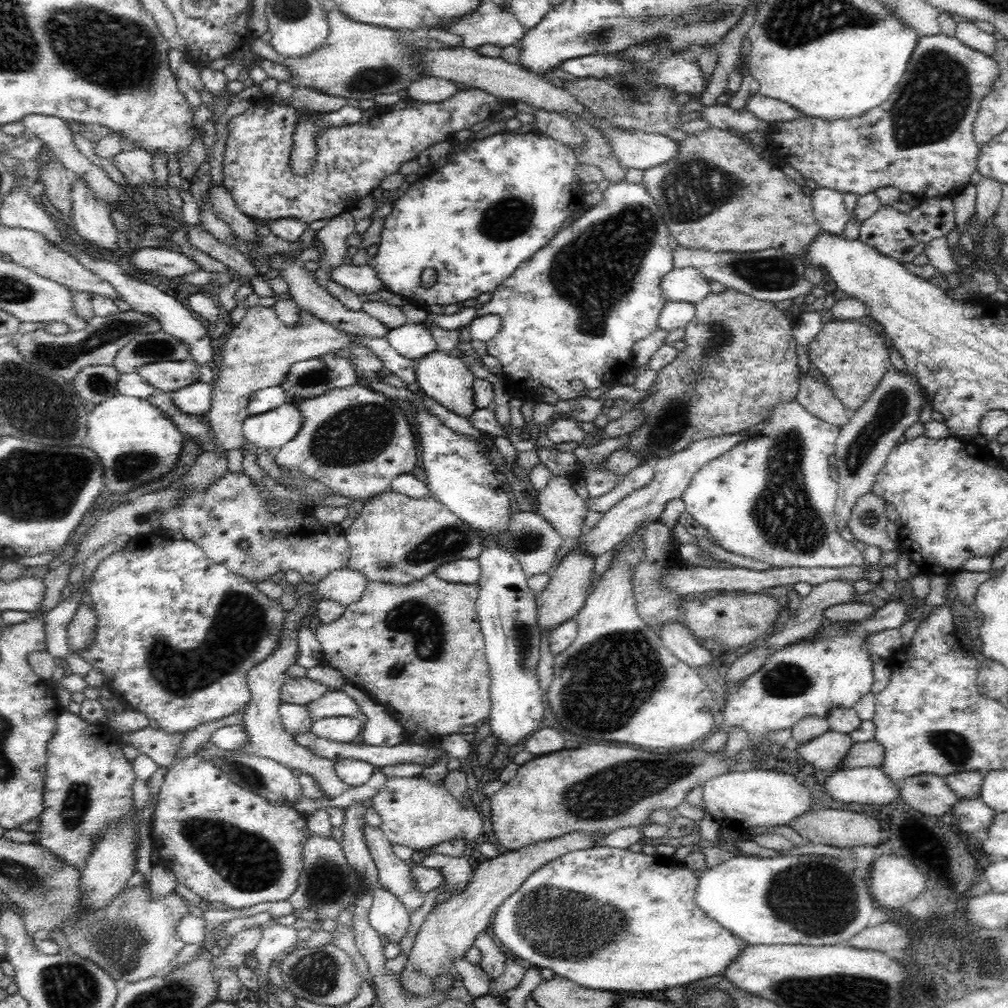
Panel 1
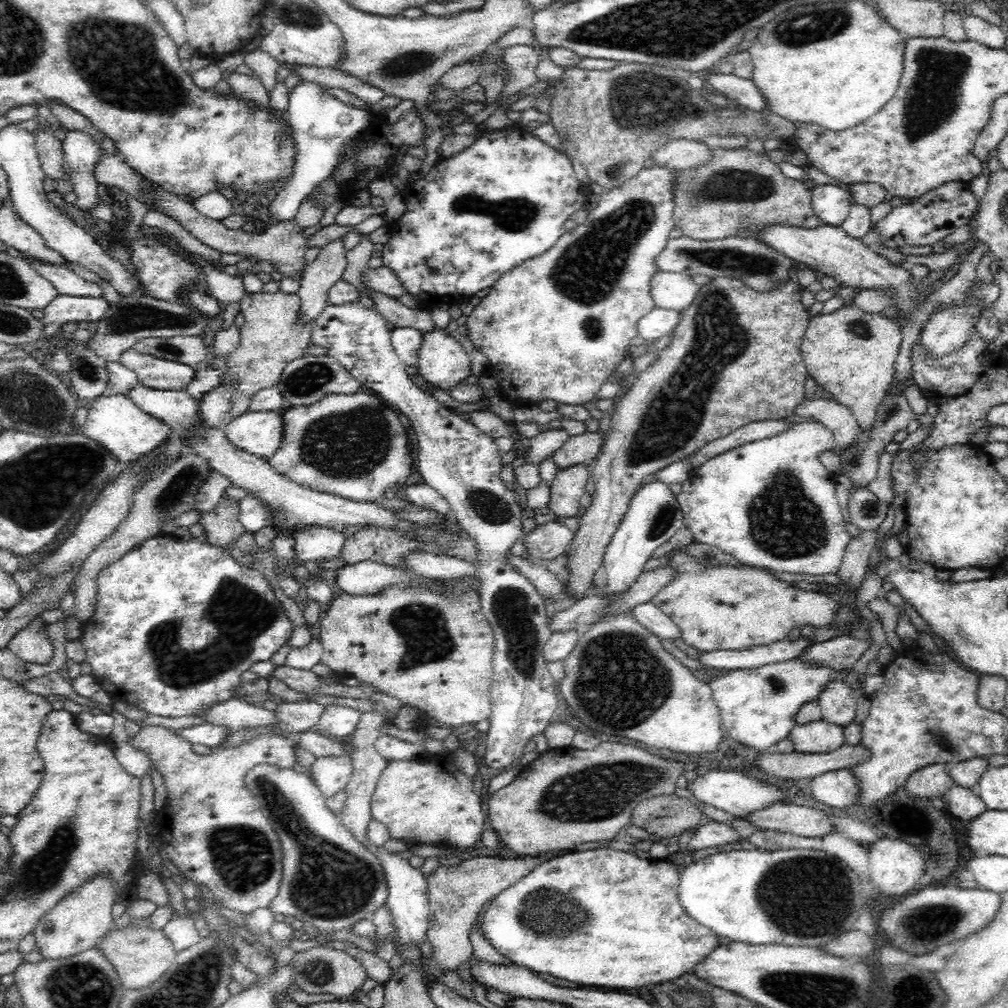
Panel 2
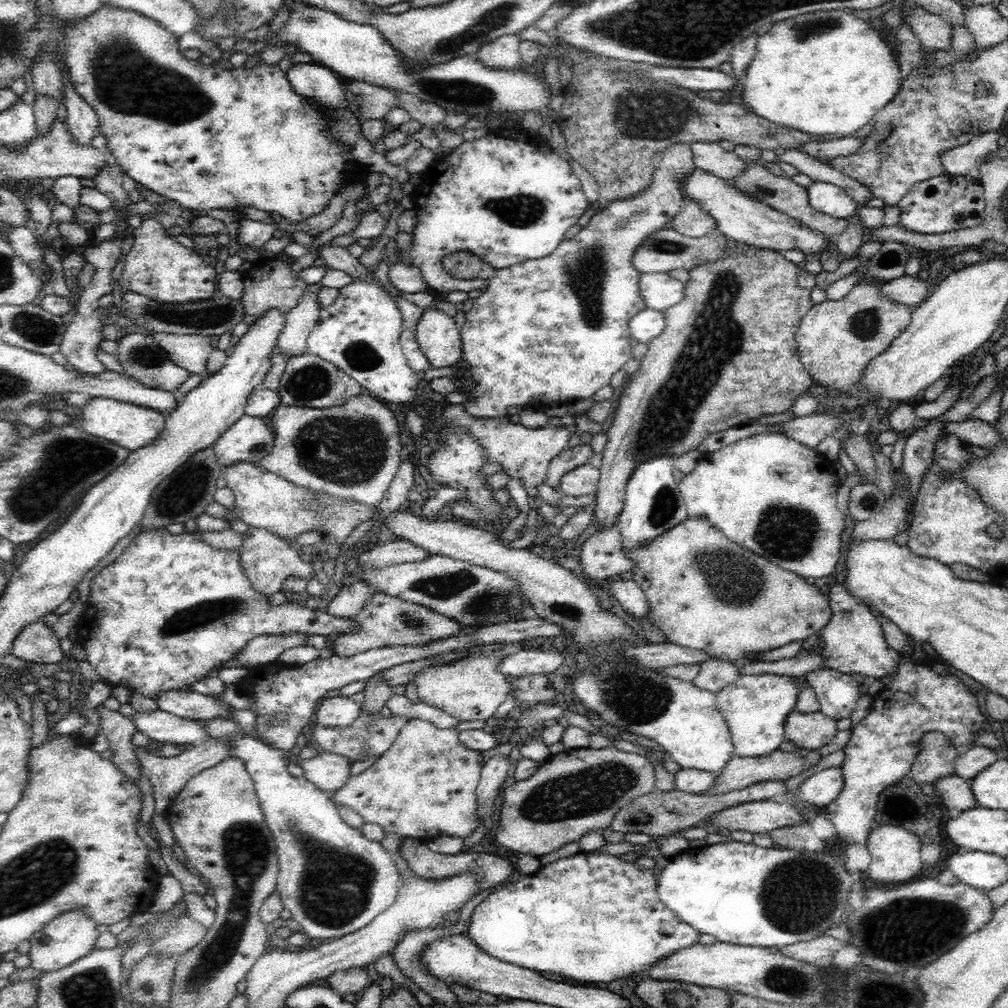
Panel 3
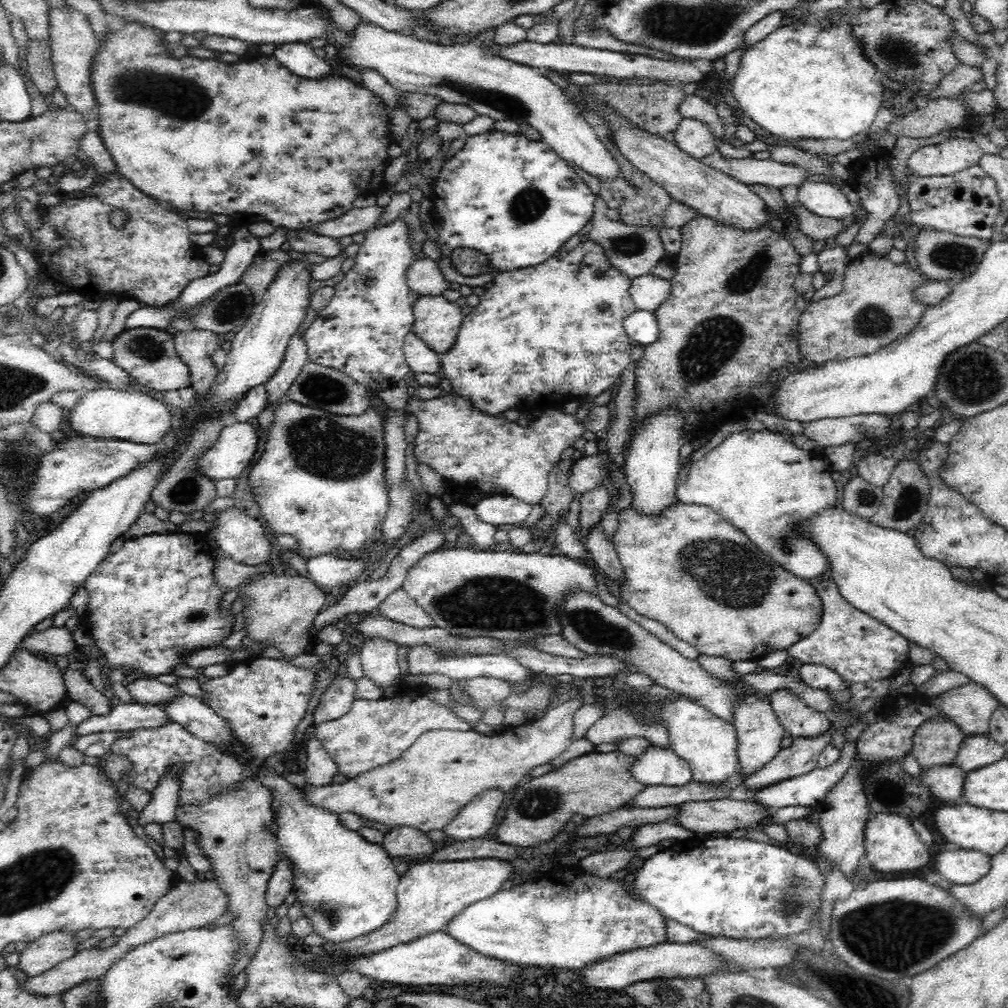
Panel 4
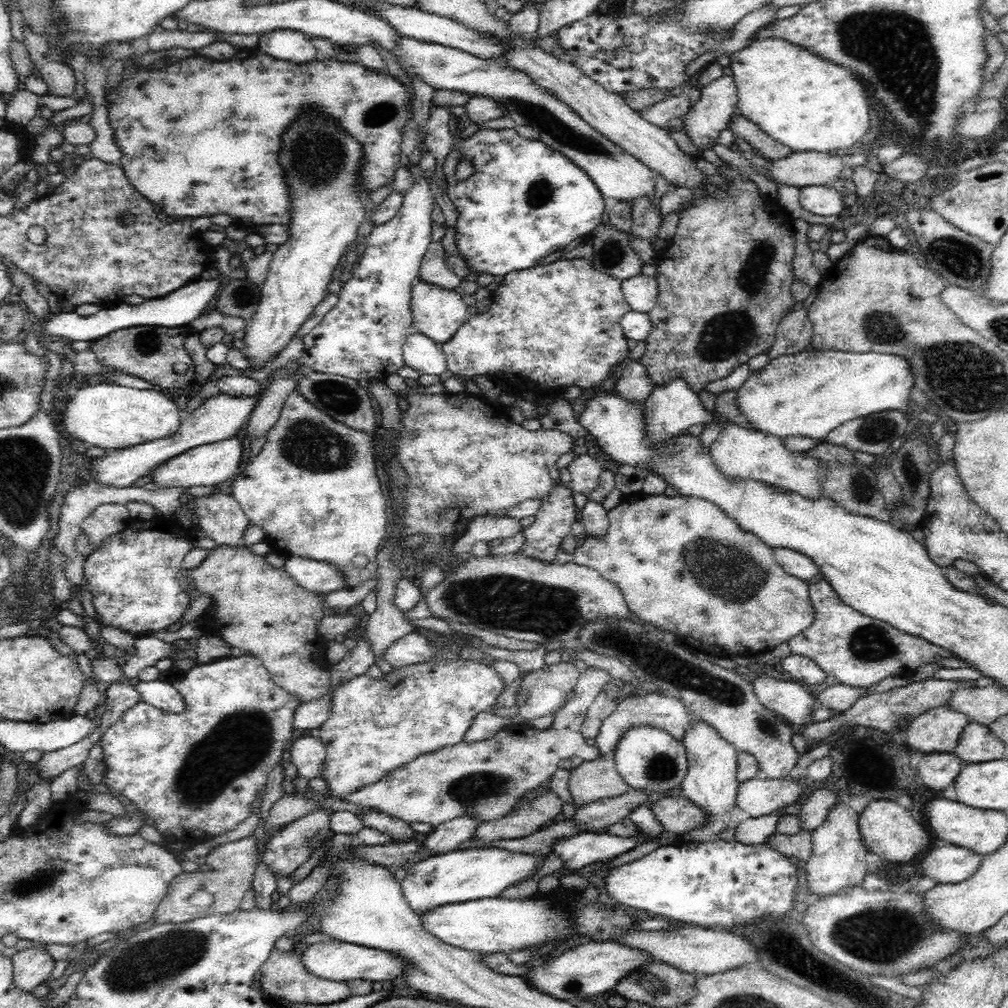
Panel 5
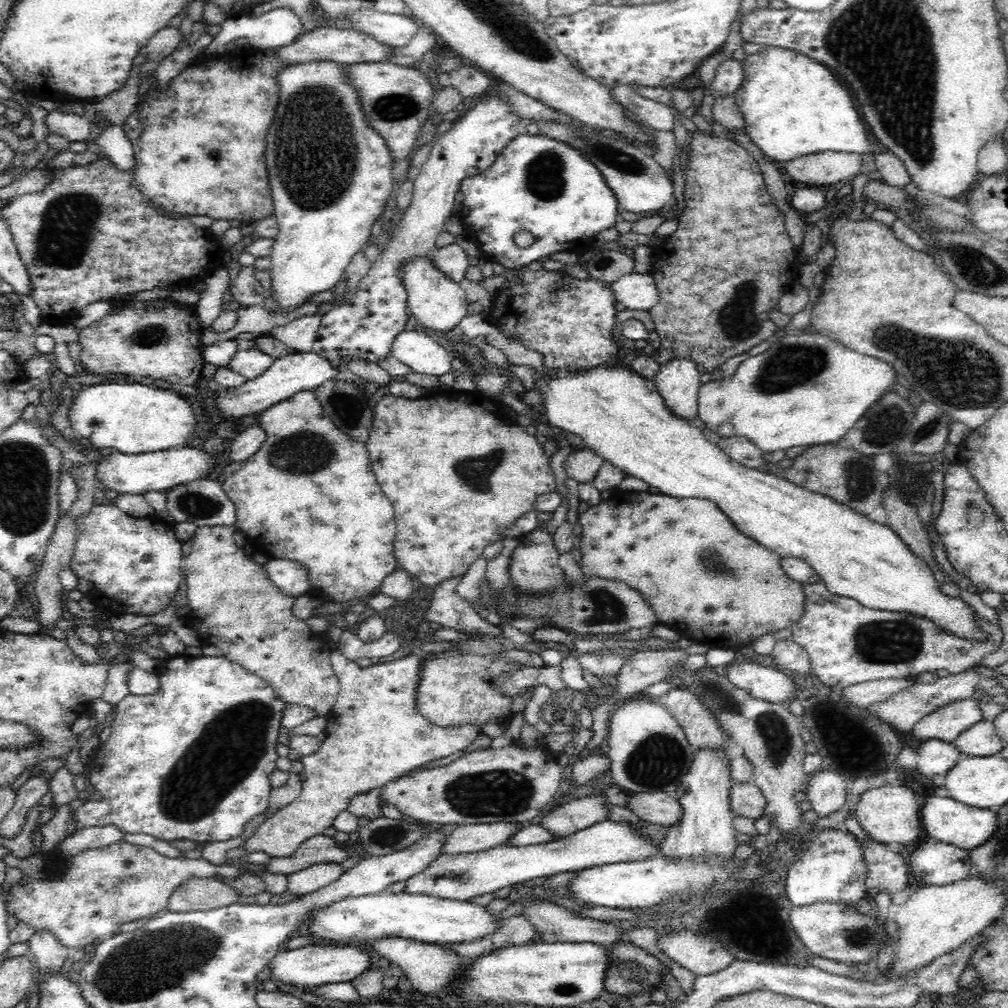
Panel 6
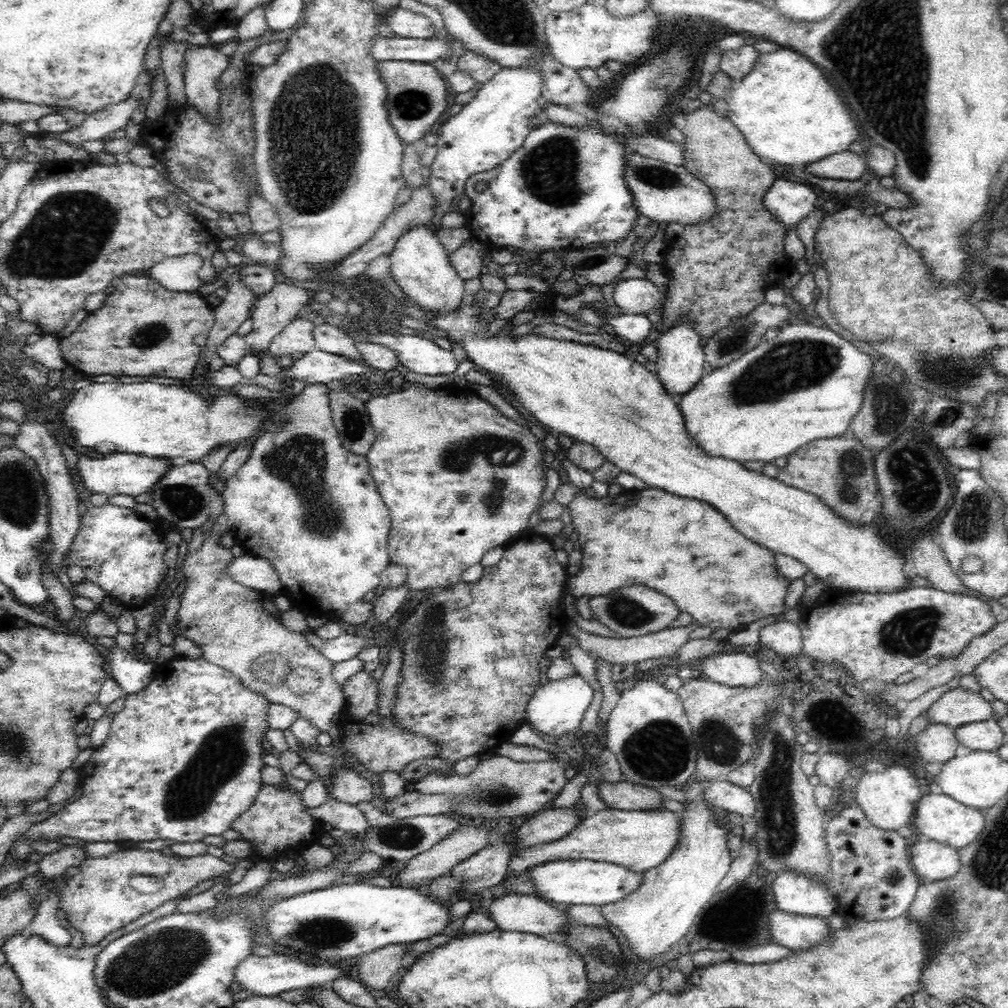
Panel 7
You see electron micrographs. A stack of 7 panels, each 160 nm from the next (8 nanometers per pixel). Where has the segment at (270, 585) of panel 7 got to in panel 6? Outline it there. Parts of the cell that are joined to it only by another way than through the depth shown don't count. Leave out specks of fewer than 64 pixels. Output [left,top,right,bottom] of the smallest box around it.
[262,558,310,597]

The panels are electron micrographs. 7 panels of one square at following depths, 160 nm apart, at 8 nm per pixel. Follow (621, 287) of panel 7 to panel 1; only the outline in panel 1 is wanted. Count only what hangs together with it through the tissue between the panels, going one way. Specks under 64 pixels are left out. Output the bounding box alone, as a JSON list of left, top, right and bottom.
[660,268,711,305]

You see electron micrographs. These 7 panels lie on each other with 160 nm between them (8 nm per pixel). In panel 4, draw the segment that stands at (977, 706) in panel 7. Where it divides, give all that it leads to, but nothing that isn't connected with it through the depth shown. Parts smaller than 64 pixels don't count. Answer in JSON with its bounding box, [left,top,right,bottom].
[911,716,964,770]

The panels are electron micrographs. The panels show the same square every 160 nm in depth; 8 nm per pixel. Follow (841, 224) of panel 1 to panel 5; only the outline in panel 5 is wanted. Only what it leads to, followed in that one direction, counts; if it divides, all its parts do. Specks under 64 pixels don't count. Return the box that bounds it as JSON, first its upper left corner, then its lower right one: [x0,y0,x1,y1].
[800,186,844,216]

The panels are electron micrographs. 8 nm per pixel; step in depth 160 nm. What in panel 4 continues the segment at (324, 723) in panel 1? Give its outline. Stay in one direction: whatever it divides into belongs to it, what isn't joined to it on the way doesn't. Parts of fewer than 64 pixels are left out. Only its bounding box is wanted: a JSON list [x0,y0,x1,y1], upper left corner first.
[312,675,356,726]

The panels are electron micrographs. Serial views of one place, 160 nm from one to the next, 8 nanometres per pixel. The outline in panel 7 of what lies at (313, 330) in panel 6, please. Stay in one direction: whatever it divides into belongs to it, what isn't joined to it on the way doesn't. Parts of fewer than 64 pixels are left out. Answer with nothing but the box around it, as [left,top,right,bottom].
[267,320,315,358]

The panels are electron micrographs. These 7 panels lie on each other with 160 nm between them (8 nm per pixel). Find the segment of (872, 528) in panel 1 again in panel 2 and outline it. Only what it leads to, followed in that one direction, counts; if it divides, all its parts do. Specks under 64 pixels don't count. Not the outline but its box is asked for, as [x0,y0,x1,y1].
[848,486,887,530]

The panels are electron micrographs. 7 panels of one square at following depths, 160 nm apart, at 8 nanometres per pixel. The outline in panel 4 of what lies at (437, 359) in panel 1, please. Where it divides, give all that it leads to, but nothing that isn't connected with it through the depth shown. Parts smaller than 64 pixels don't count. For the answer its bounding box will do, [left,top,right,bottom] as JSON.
[411,294,464,354]

